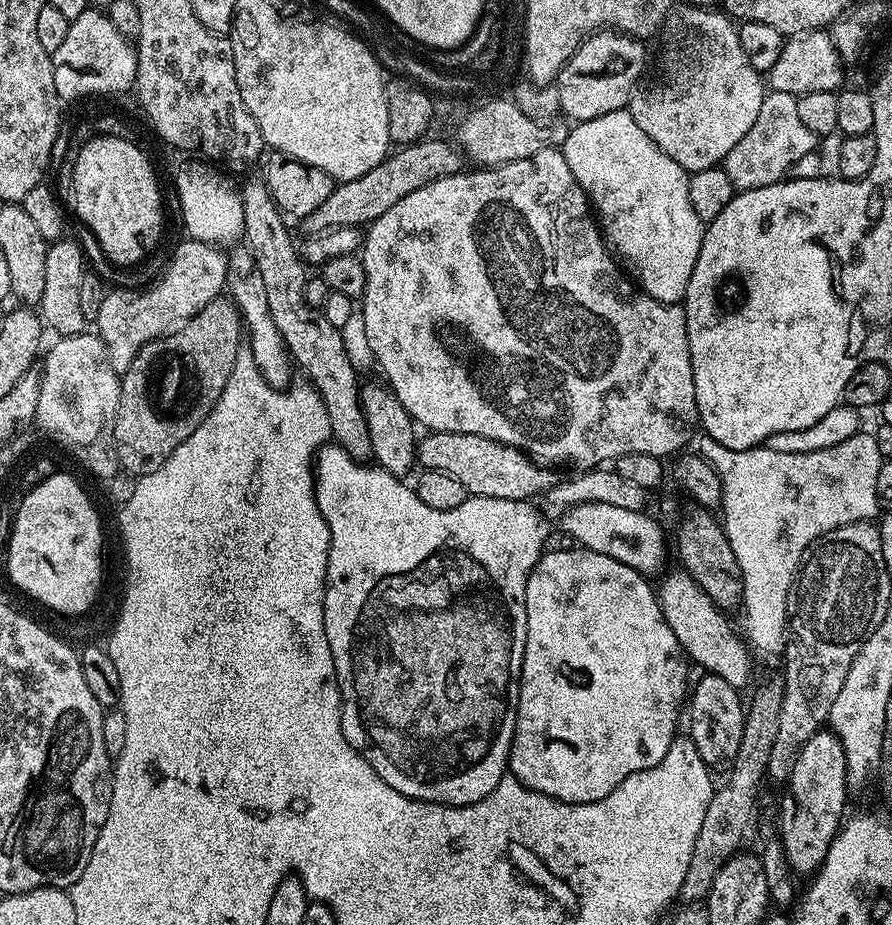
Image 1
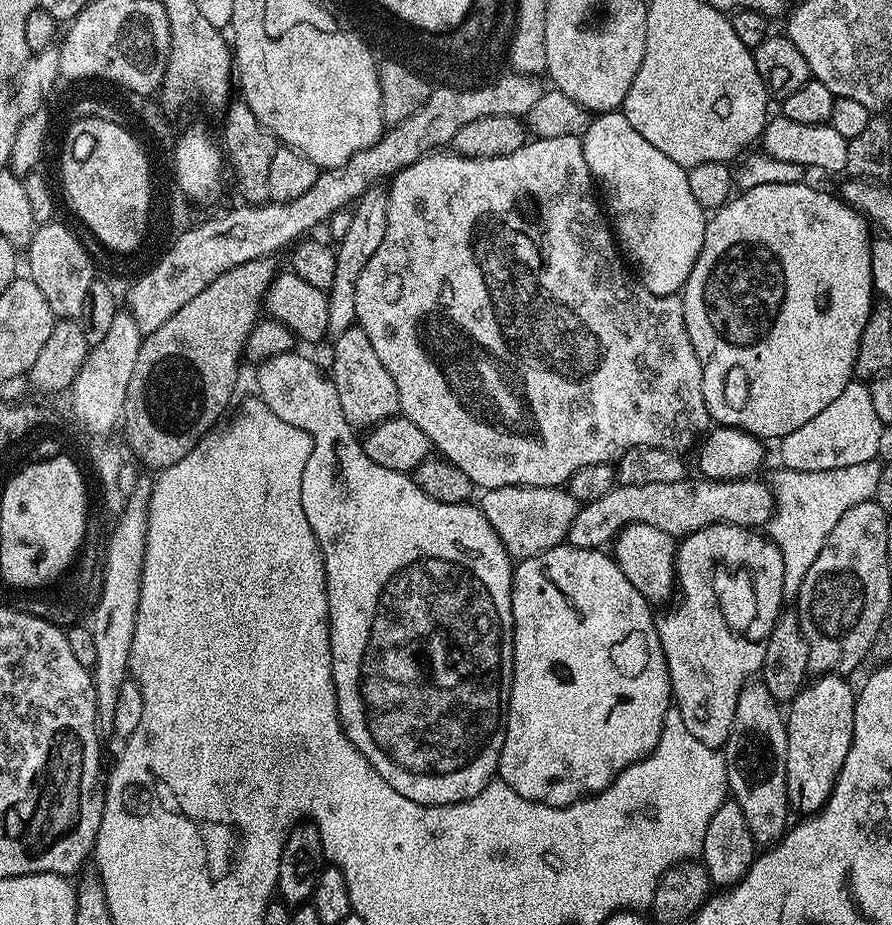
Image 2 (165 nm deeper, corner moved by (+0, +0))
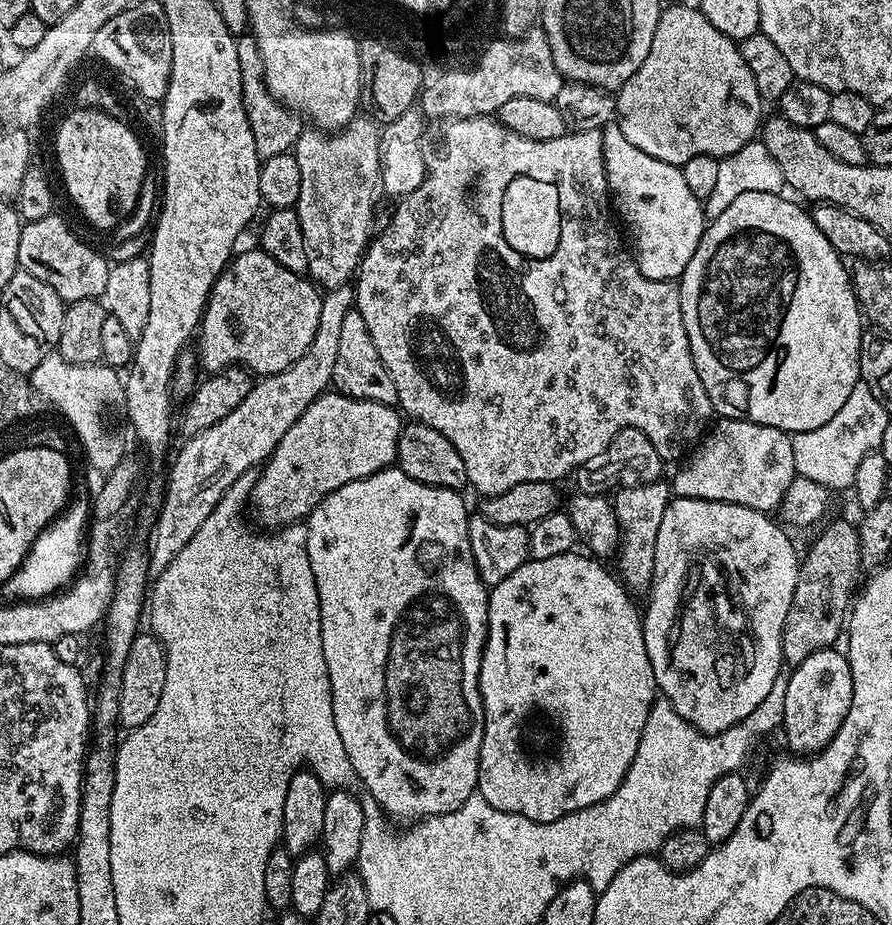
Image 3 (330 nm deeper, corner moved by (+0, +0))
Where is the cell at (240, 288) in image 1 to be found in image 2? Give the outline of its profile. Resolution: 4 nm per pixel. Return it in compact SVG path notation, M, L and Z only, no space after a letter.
M296 350L279 352L277 356L271 356L270 359L263 361L257 367L260 369L256 372L256 388L260 391L257 392L259 399L264 401L264 405L271 412L278 414L278 418L282 418L282 422L290 422L290 426L298 426L302 430L306 430L312 439L310 458L306 458L306 470L302 470L302 510L306 510L306 522L310 522L310 530L314 530L314 538L318 542L320 553L324 556L326 586L328 587L328 629L330 630L330 650L332 651L332 673L334 674L338 710L340 711L340 721L344 727L344 732L350 738L350 742L354 742L357 750L367 758L370 766L374 770L378 770L378 774L382 774L382 778L386 778L386 782L390 782L390 786L394 786L394 790L398 790L398 794L402 794L419 804L457 804L463 800L469 800L474 798L474 794L481 792L494 779L500 767L502 742L504 741L504 731L508 721L508 703L510 702L510 690L512 689L512 574L514 561L502 546L498 534L494 534L494 526L490 526L490 522L486 522L486 518L480 513L480 509L475 503L447 504L446 502L434 502L434 498L430 498L426 494L422 494L422 490L418 490L418 486L412 481L411 475L386 470L386 466L378 466L378 462L370 459L364 452L364 445L358 439L357 433L346 422L346 414L342 414L342 405L338 402L338 390L334 390L331 379L325 373L324 376L320 373L320 368L314 361L307 360L306 357L299 356L298 353L299 351Z

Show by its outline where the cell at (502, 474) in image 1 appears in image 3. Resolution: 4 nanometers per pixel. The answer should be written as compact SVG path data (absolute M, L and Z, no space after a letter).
M327 390L310 402L305 412L286 430L276 446L278 454L274 455L292 456L290 466L304 468L302 478L294 478L298 484L300 480L302 484L320 484L324 490L333 492L352 480L361 480L370 474L378 474L384 468L393 467L396 464L396 447L401 427L401 413L393 405L350 398L338 391Z

